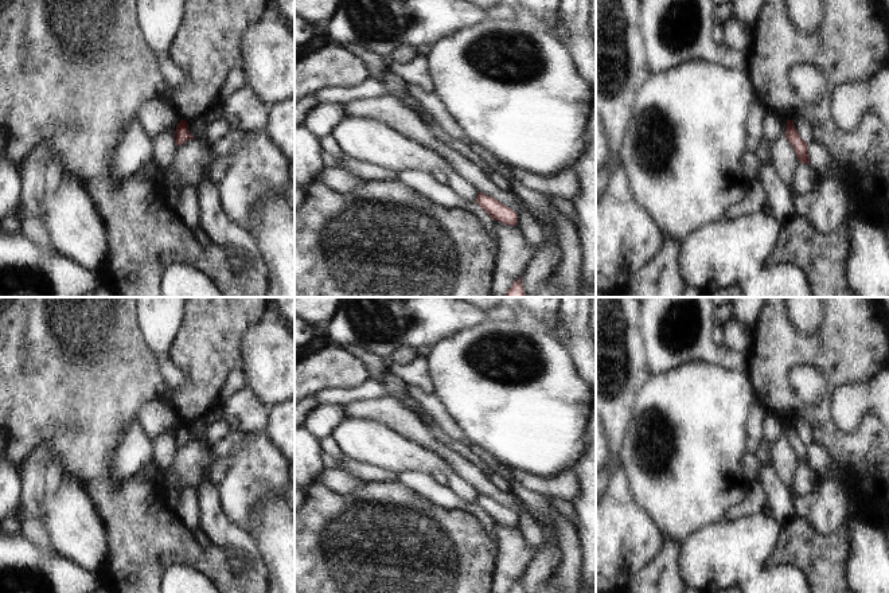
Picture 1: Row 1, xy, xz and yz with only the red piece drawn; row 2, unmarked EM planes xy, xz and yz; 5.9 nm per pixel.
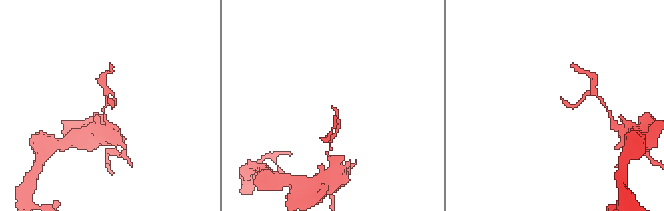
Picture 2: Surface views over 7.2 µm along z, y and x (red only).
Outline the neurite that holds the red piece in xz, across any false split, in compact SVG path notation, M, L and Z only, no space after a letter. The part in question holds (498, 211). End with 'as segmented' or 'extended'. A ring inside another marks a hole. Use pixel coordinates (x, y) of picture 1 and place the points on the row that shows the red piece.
M479 192L475 200L494 221L508 226L516 226L518 215L514 210L500 203L496 198Z; as segmented

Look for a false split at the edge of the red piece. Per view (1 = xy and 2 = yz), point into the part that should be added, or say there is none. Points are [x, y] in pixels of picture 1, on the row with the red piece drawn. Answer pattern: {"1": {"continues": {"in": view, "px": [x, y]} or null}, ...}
{"1": {"continues": null}, "2": {"continues": null}}

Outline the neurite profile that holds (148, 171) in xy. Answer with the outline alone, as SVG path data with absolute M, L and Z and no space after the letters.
M149 160L147 161L137 172L139 179L145 179L155 184L156 187L161 188L163 187L163 175L164 171L156 167L156 164Z

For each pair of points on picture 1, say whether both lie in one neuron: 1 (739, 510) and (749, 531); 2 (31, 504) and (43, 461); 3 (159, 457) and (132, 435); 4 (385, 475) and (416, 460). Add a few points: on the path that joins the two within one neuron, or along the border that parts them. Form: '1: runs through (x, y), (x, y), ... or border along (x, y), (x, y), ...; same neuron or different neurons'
1: border along (767, 510), (759, 514), (728, 519); different neurons
2: runs through (31, 494), (38, 483), (39, 472); same neuron
3: border along (149, 441), (152, 460); different neurons
4: border along (362, 463), (385, 467), (396, 473); different neurons

